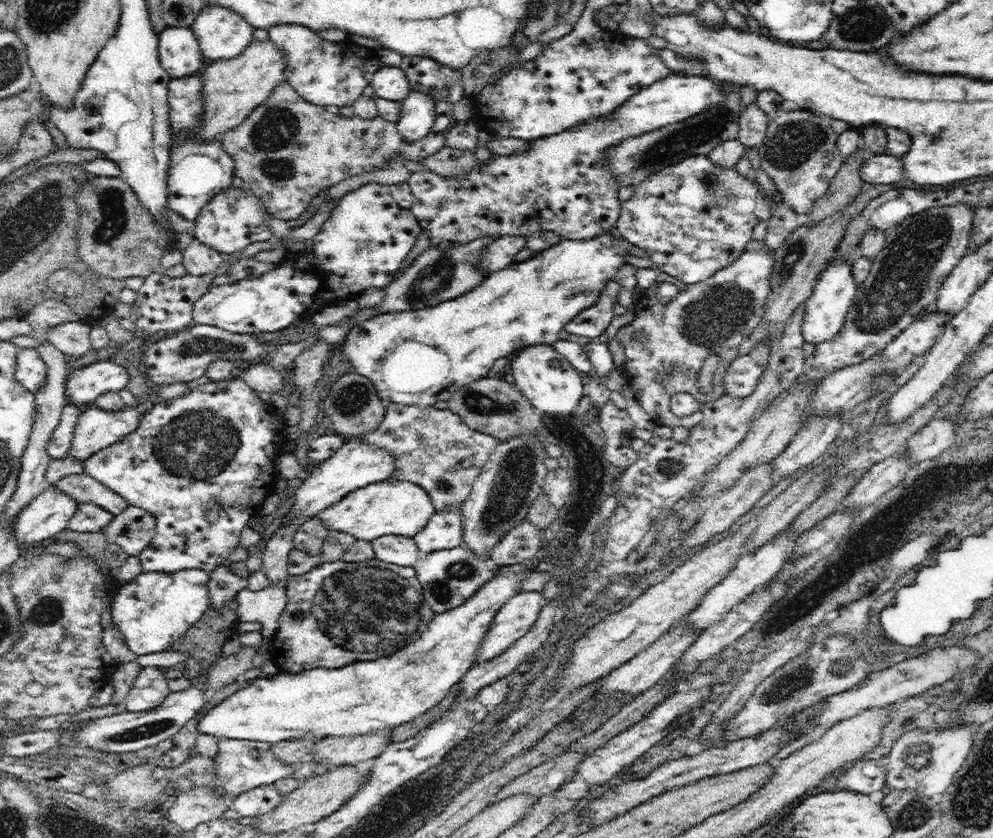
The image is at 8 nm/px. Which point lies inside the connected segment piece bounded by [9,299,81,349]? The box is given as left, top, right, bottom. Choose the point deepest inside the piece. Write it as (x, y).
(49, 313)

